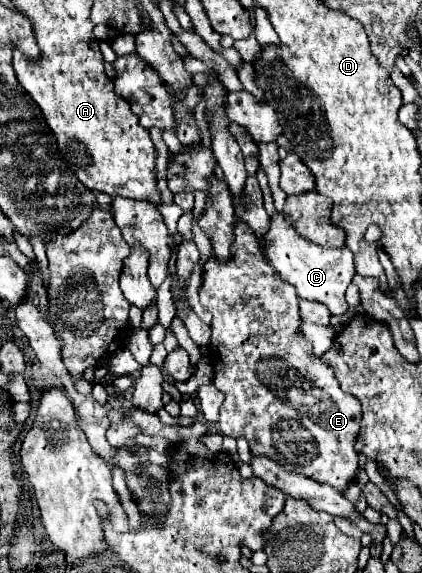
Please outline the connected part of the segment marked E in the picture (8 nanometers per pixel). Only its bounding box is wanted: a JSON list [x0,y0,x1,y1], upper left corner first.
[199,221,361,489]

